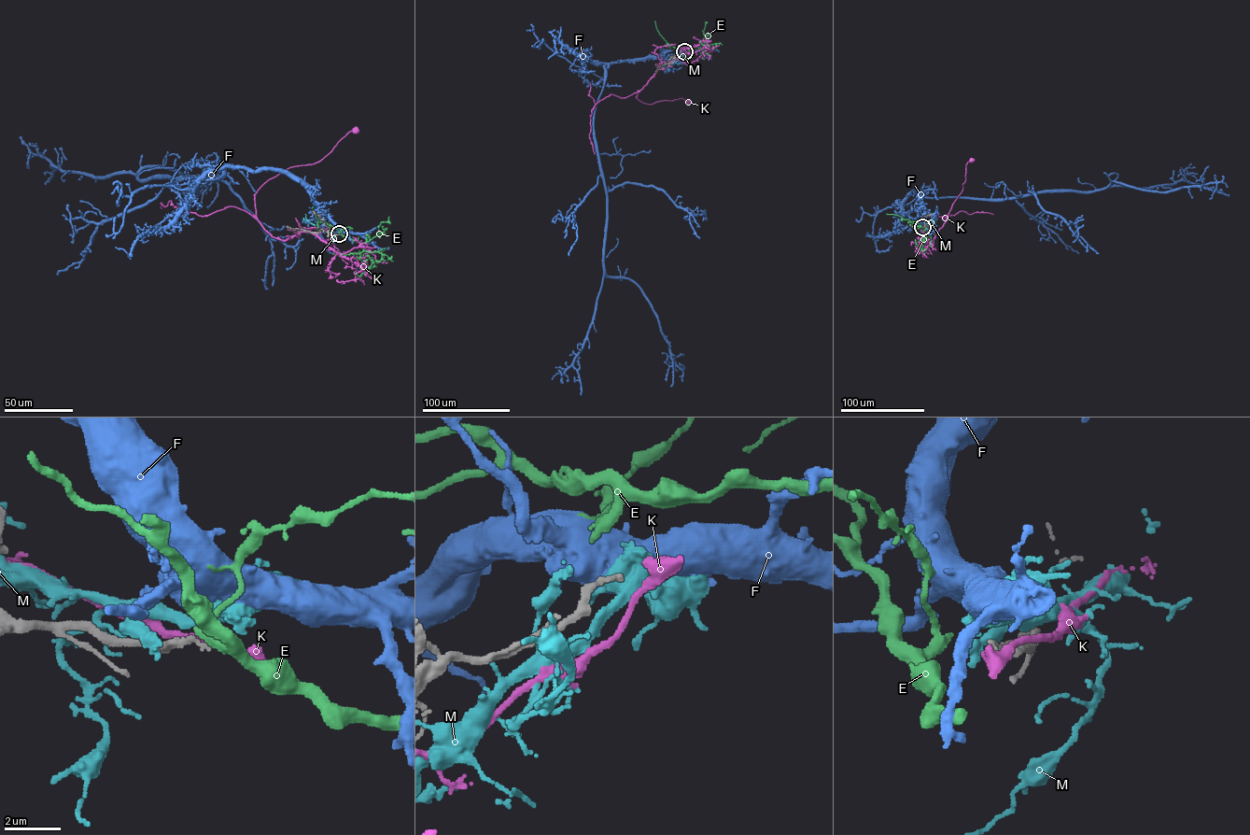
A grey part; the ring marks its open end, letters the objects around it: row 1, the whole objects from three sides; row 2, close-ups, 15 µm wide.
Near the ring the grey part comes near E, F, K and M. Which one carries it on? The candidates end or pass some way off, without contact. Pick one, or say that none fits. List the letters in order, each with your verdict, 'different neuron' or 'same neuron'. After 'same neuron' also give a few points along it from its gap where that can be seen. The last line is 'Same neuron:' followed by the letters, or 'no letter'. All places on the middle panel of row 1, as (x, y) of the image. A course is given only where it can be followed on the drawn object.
E: same neuron; it runs (684, 50), (708, 49), (714, 45), (707, 48), (709, 47), (700, 40)
F: different neuron
K: different neuron
M: different neuron
Same neuron: E

